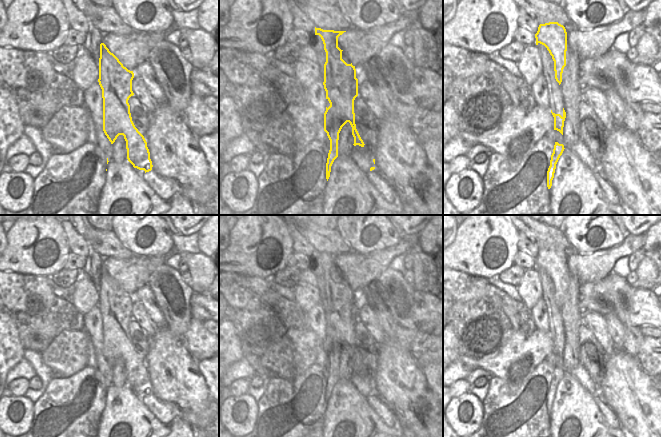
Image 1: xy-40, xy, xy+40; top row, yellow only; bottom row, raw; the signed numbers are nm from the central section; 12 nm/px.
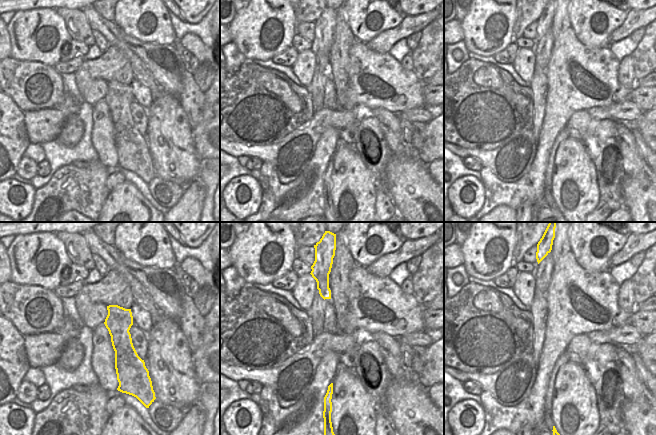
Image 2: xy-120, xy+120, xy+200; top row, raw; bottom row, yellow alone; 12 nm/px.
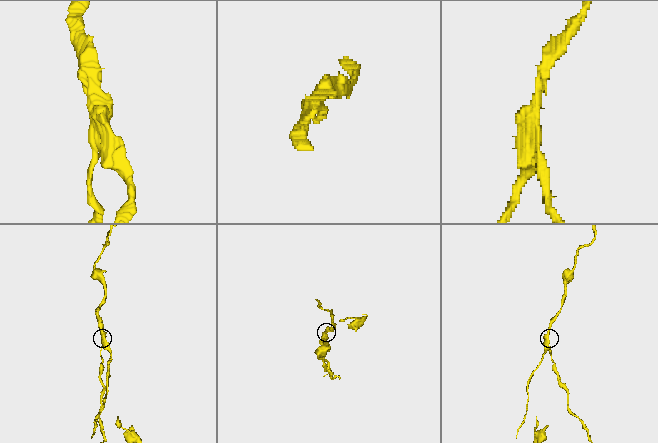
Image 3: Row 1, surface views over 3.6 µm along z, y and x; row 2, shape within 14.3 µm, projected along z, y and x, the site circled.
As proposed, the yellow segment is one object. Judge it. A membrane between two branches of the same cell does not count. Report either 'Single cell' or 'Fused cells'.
Fused cells

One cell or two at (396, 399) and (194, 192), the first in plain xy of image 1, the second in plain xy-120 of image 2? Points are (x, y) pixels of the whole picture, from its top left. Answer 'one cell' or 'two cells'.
two cells

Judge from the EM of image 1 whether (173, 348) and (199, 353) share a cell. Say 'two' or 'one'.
two

